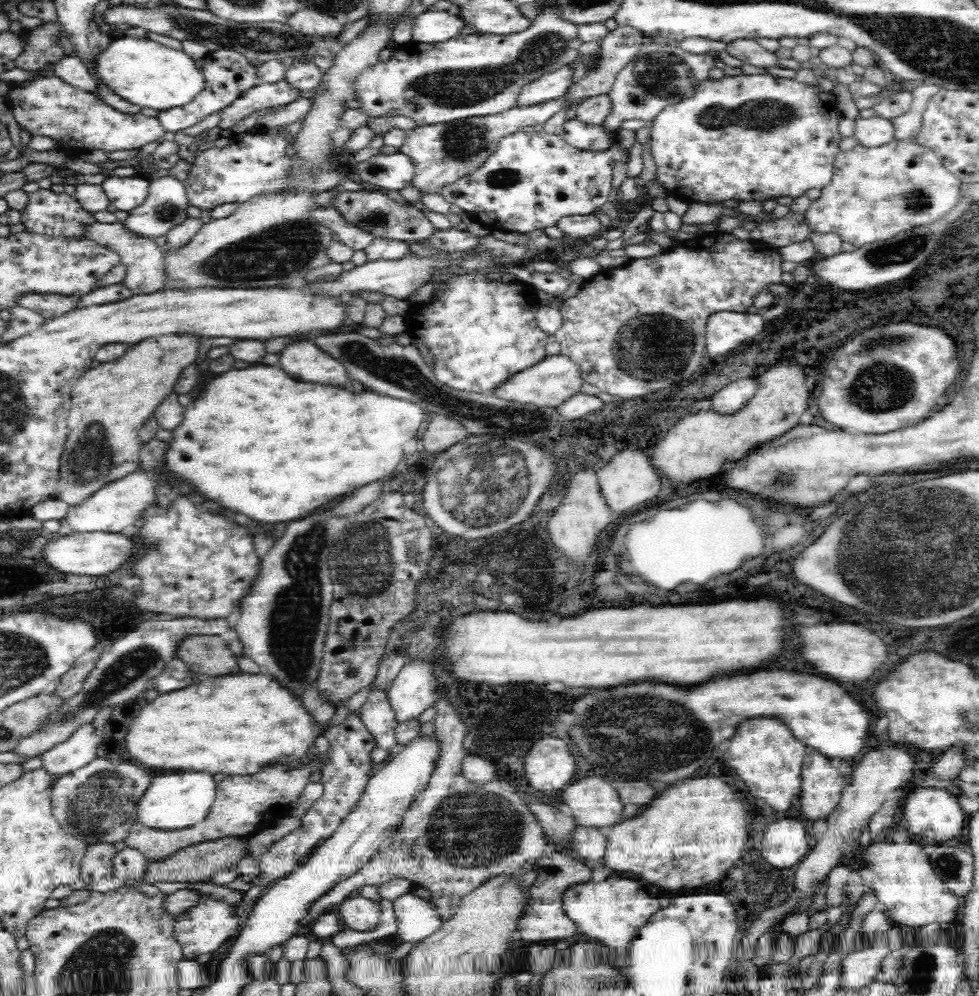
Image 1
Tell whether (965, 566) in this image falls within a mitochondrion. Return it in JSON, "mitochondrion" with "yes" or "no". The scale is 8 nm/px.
{"mitochondrion":"yes"}

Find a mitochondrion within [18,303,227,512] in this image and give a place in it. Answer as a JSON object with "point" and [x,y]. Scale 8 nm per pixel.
{"point":[90,459]}

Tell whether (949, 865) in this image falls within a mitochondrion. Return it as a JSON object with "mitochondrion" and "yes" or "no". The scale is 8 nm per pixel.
{"mitochondrion":"yes"}

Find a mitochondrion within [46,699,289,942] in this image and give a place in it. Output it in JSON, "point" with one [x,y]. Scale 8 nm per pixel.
{"point":[103,803]}

